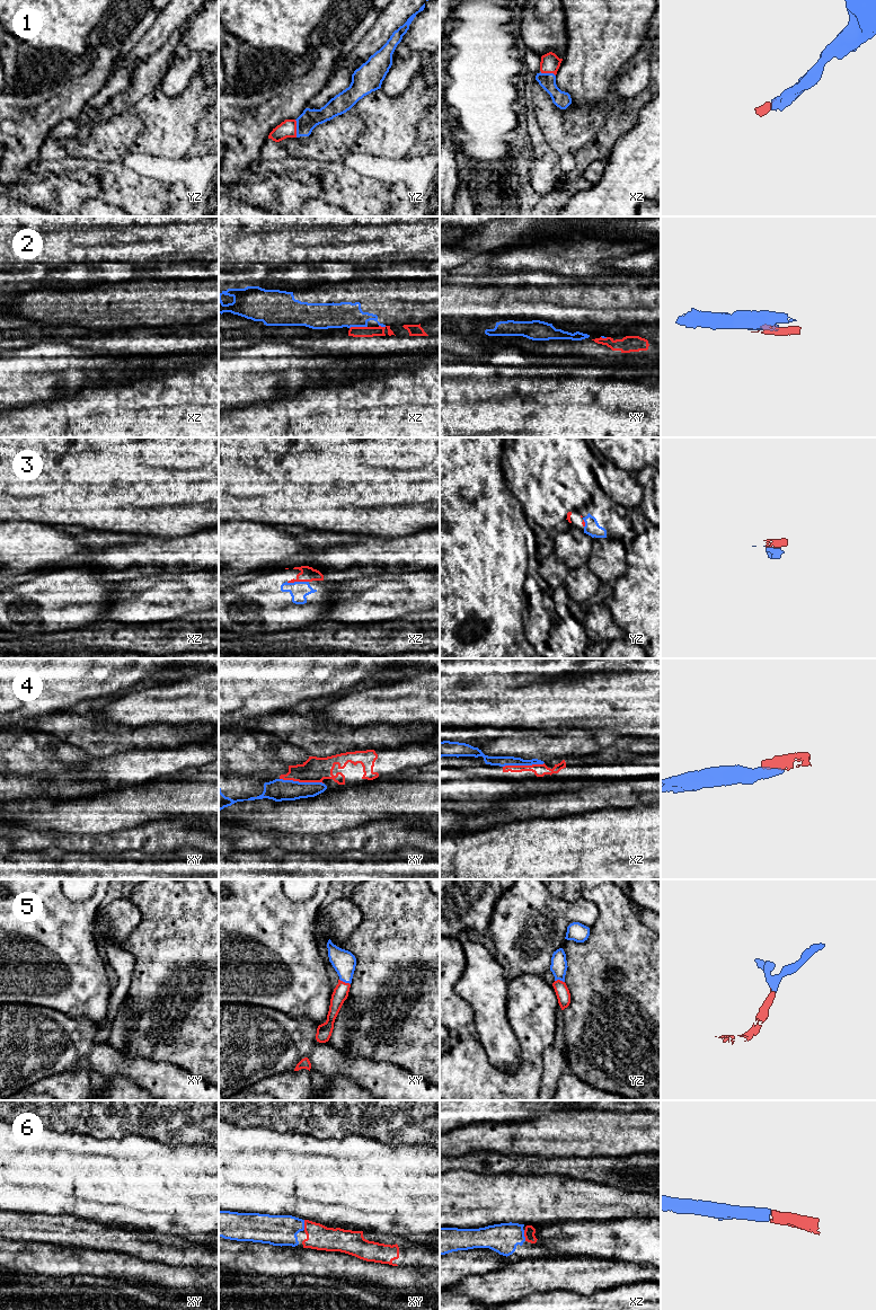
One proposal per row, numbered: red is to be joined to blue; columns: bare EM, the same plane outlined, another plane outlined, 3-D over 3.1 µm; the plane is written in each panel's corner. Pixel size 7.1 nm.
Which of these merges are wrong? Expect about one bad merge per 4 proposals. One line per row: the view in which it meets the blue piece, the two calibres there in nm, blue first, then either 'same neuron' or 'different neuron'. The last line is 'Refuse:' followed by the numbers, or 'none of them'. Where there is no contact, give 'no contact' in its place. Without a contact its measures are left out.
1: yz | 140/130 nm | same neuron
2: xz | 180/80 nm | different neuron
3: xz | 130/110 nm | same neuron
4: xy | 160/180 nm | same neuron
5: xy | 170/110 nm | same neuron
6: xz | 220/80 nm | same neuron
Refuse: 2

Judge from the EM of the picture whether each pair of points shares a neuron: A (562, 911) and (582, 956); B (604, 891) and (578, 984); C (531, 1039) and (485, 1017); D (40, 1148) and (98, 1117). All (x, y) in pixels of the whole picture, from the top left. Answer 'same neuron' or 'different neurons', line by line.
A: different neurons
B: same neuron
C: different neurons
D: different neurons

